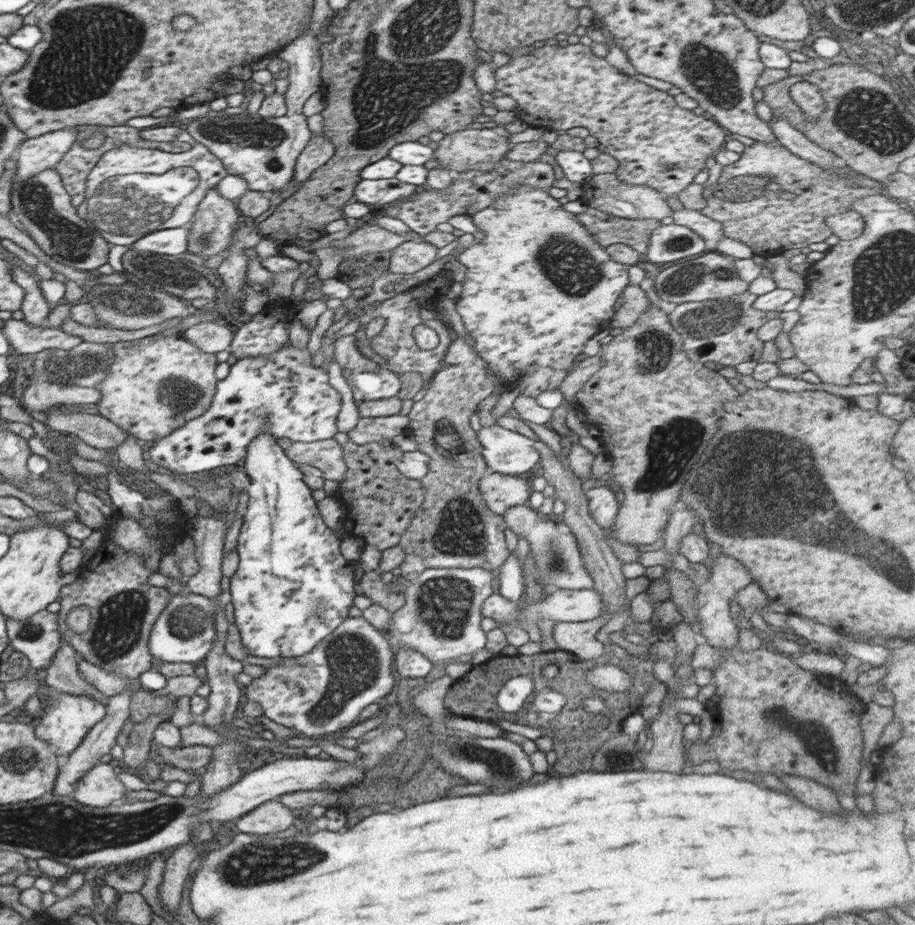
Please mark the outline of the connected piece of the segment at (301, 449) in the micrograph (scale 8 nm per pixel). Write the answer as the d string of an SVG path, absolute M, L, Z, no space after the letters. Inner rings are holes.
M332 438L316 442L293 442L285 450L290 460L298 465L320 470L324 478L341 484L348 468L344 459L344 445Z

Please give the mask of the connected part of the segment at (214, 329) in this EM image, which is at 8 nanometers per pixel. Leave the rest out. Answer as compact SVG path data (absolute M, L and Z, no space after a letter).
M202 322L180 333L187 341L193 342L201 351L216 354L229 350L234 338L234 329L225 322Z

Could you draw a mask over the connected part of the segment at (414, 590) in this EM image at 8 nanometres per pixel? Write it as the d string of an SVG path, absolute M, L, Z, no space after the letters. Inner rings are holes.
M427 567L426 570L422 571L422 574L418 575L418 578L411 579L408 581L408 584L403 593L403 605L402 608L399 608L397 611L392 612L391 621L389 624L389 634L392 635L392 638L398 640L399 648L411 648L412 650L417 650L420 654L423 654L430 662L457 662L458 658L462 656L468 656L468 654L473 654L483 648L487 643L487 636L480 622L482 622L482 605L484 601L494 592L492 589L492 578L493 575L491 571L486 570L482 567Z

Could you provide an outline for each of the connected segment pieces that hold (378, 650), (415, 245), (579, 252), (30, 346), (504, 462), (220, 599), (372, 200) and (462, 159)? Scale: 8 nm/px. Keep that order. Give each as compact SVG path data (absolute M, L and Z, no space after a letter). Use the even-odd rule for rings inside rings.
M363 616L348 617L334 632L331 632L322 642L319 642L312 652L295 658L276 658L276 661L280 662L278 665L265 668L264 676L254 679L246 687L246 698L255 702L255 704L259 704L263 709L264 716L277 724L290 729L296 729L296 732L302 733L307 737L322 738L323 736L332 736L355 725L359 715L362 713L362 709L365 709L368 705L383 702L384 697L391 692L394 686L394 674L392 674L392 668L390 667L392 659L394 659L392 655L392 646L390 646L390 642L386 639L386 634L383 631L374 628Z
M420 240L407 241L393 250L388 272L413 274L430 266L438 256L438 248Z
M527 184L515 186L509 192L501 193L488 208L478 210L472 215L473 222L482 233L483 238L480 241L474 240L474 244L458 256L458 260L467 270L466 279L462 284L462 291L457 297L458 302L455 306L464 327L475 340L475 350L480 358L487 362L494 375L502 377L506 388L518 387L522 395L534 399L542 395L542 392L552 391L560 387L560 383L566 379L566 375L572 372L578 363L576 358L582 354L584 344L592 336L609 326L616 313L614 305L630 285L629 266L616 263L616 260L610 259L610 255L606 253L606 248L600 247L596 243L587 228L580 224L575 216L576 214L565 211L562 205L555 198L552 198L546 190Z
M6 320L3 334L6 335L12 350L20 354L36 354L46 349L62 348L70 350L82 340L62 332L62 328L50 329L47 324L34 327L24 320Z
M498 422L481 427L477 437L494 472L518 476L538 464L540 455L534 448L535 440L508 430Z
M222 591L217 598L206 598L201 594L176 594L153 624L148 648L150 654L162 662L203 663L205 656L213 647L216 631L213 614L216 609L231 602L231 592Z
M396 177L380 180L362 179L353 192L358 202L370 204L376 208L388 206L399 200L407 200L418 187L413 184L406 184Z
M492 125L490 128L459 130L455 133L445 134L444 138L439 140L438 147L434 150L437 162L443 168L448 168L451 171L464 172L466 170L490 170L492 165L496 165L507 156L507 152L514 144L510 143L511 132L502 125Z

